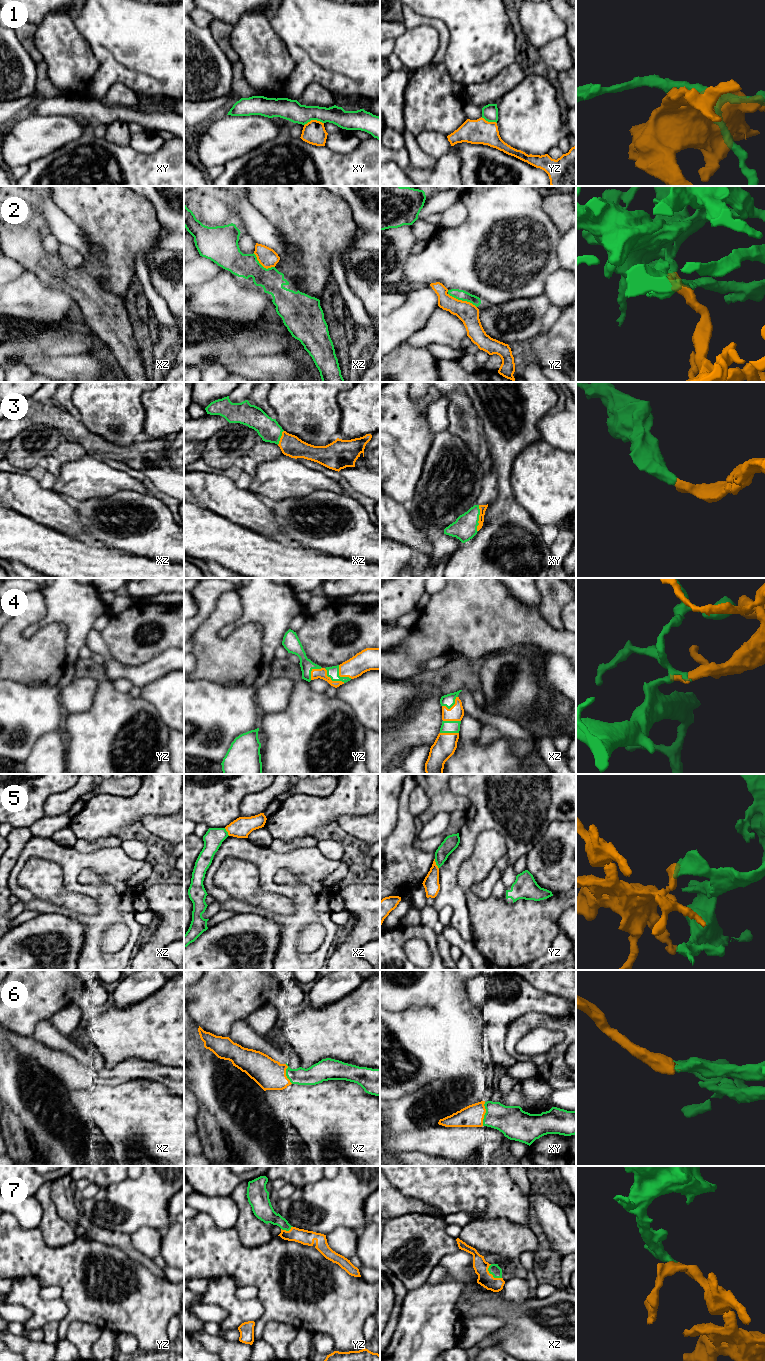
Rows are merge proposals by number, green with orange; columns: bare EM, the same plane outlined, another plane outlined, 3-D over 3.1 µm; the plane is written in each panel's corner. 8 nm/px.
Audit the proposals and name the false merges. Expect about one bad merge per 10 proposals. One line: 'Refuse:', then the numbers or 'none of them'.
Refuse: 1, 5

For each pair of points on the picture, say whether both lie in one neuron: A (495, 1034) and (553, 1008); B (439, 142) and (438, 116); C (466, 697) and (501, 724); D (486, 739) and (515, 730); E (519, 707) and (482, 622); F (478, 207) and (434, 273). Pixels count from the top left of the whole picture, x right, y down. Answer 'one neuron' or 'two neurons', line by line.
A: one neuron
B: two neurons
C: one neuron
D: two neurons
E: two neurons
F: one neuron

